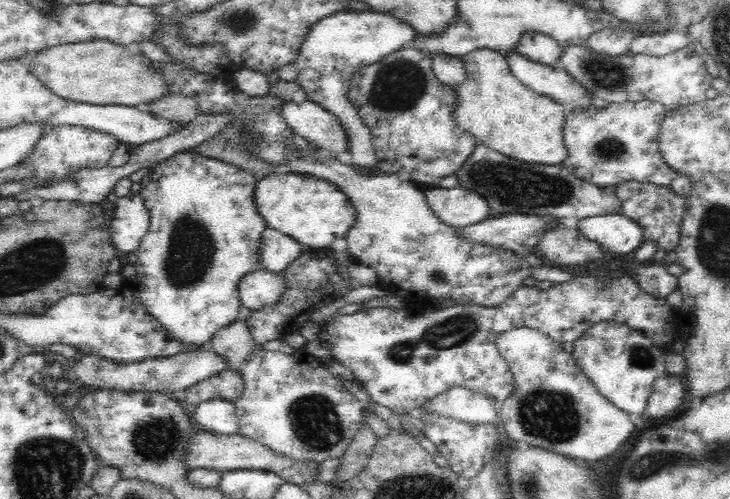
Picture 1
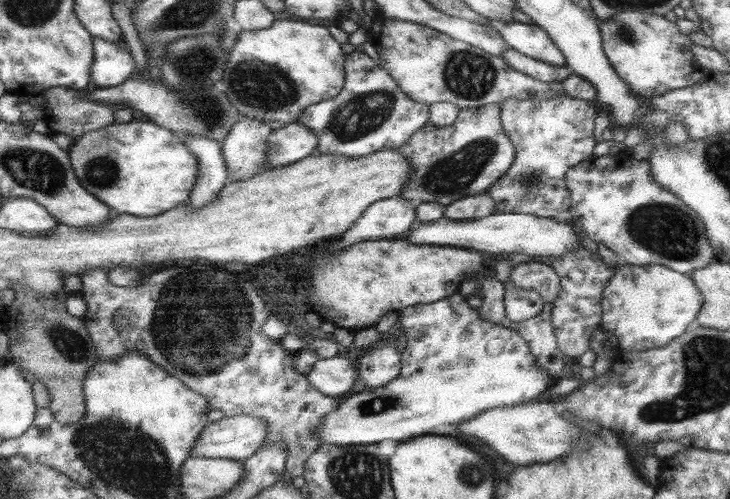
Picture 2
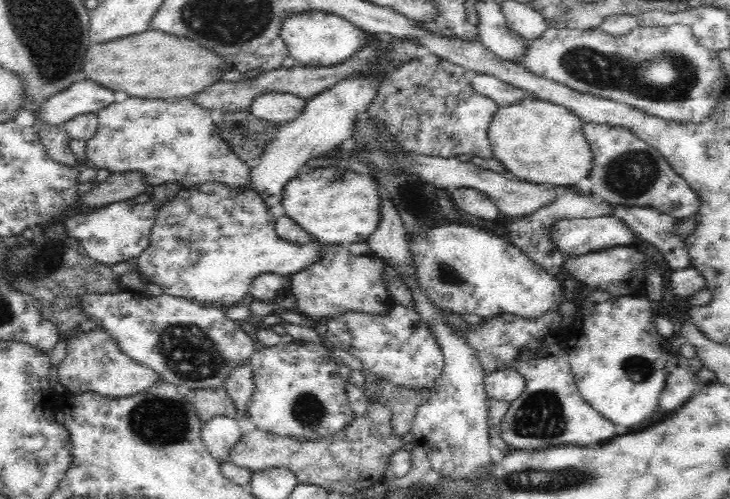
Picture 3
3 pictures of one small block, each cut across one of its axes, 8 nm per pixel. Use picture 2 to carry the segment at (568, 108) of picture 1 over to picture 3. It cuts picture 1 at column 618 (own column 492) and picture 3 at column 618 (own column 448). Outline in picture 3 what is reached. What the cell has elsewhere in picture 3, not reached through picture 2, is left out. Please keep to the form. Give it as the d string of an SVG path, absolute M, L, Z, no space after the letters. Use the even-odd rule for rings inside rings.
M608 123L583 124L585 139L593 154L587 176L592 182L594 200L618 206L644 206L668 214L676 220L695 217L700 200L690 185L678 176L653 146L624 126Z

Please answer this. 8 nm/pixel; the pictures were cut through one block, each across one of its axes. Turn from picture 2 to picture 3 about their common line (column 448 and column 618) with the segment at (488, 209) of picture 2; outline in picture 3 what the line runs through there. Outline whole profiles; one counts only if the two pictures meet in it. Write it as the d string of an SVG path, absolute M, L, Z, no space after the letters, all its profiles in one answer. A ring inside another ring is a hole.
M612 205L610 209L612 217L624 222L638 236L637 242L644 241L656 246L672 271L691 267L685 238L676 234L680 220L644 206Z

